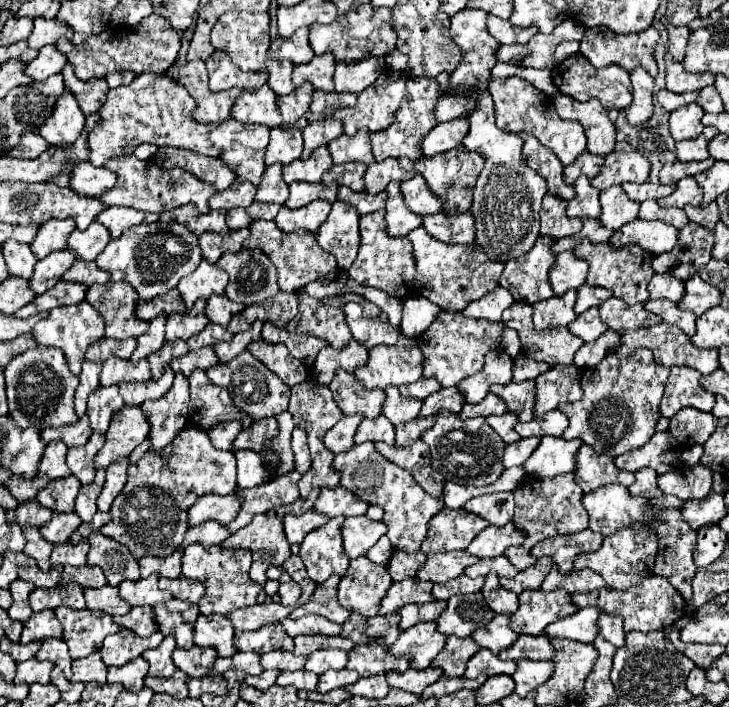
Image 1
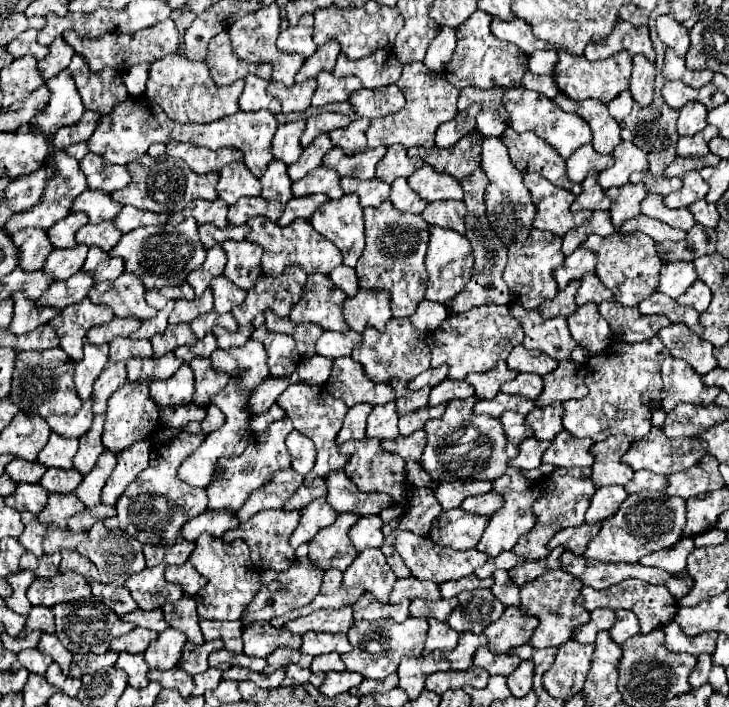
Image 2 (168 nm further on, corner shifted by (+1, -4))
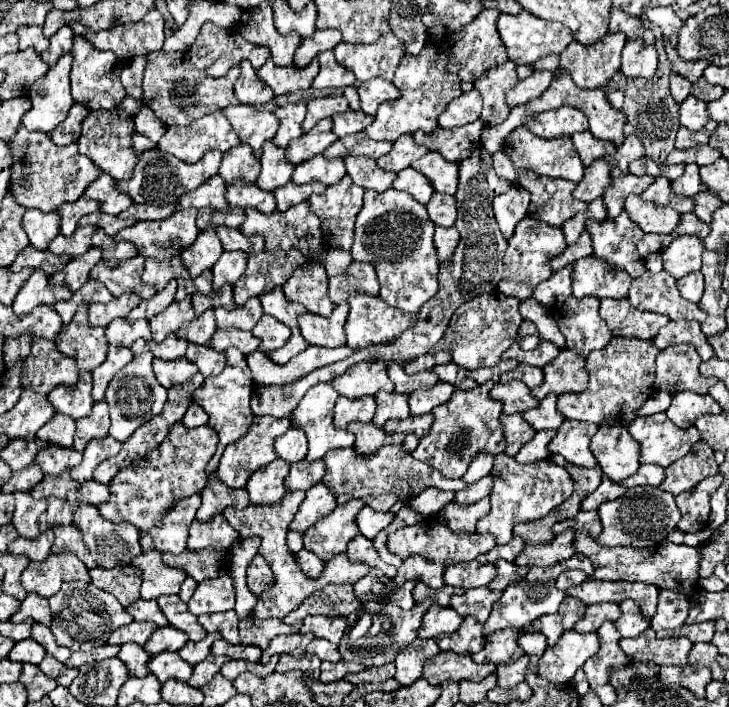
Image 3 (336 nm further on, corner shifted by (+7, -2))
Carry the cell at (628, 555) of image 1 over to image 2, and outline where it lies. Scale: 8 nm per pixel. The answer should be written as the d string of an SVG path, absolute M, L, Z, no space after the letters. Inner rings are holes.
M640 492L630 494L618 508L618 512L602 522L602 530L590 542L586 558L602 562L638 562L642 556L668 548L682 538L686 524L686 502L666 492Z

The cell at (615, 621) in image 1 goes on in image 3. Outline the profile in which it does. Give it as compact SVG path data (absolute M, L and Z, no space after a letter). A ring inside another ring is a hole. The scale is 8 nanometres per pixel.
M632 600L620 602L620 610L622 610L622 616L614 624L616 624L616 630L620 632L622 638L638 636L638 634L642 634L650 626L650 622L644 620L640 608Z

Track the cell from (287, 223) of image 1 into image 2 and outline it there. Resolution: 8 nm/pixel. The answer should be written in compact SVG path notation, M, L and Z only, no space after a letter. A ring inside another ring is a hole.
M310 194L310 196L302 196L302 198L292 198L286 202L284 214L276 220L278 226L288 226L290 222L294 222L294 218L310 218L310 214L314 210L318 210L318 206L322 206L328 200L326 194Z

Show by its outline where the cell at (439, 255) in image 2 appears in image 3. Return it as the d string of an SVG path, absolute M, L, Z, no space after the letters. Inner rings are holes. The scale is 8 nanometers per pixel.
M436 226L436 234L434 234L434 246L436 246L436 252L438 252L438 262L444 264L444 260L450 260L454 250L456 250L456 244L460 242L460 236L456 232L456 228L442 228L442 226Z

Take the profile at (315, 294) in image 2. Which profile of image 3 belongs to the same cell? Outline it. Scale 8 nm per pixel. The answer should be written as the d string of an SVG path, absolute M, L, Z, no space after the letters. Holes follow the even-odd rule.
M306 262L292 274L292 280L284 284L288 300L304 304L304 308L318 316L330 316L334 306L328 300L328 278L324 266Z

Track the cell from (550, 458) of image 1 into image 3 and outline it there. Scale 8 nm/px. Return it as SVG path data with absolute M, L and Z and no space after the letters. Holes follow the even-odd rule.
M564 420L564 424L558 428L558 434L548 444L548 450L552 454L564 456L570 464L594 468L596 458L592 456L588 444L590 444L590 438L596 434L596 430L598 430L596 424Z

